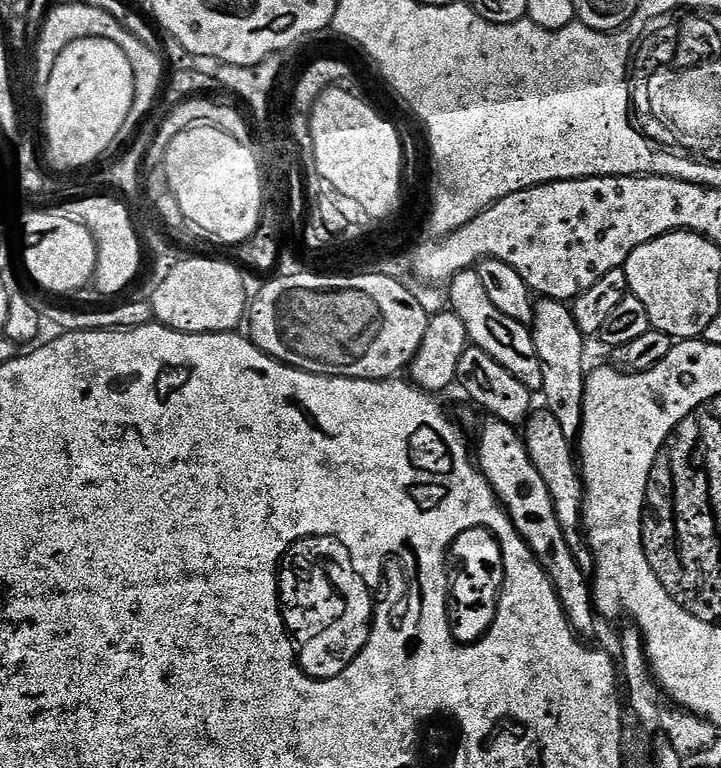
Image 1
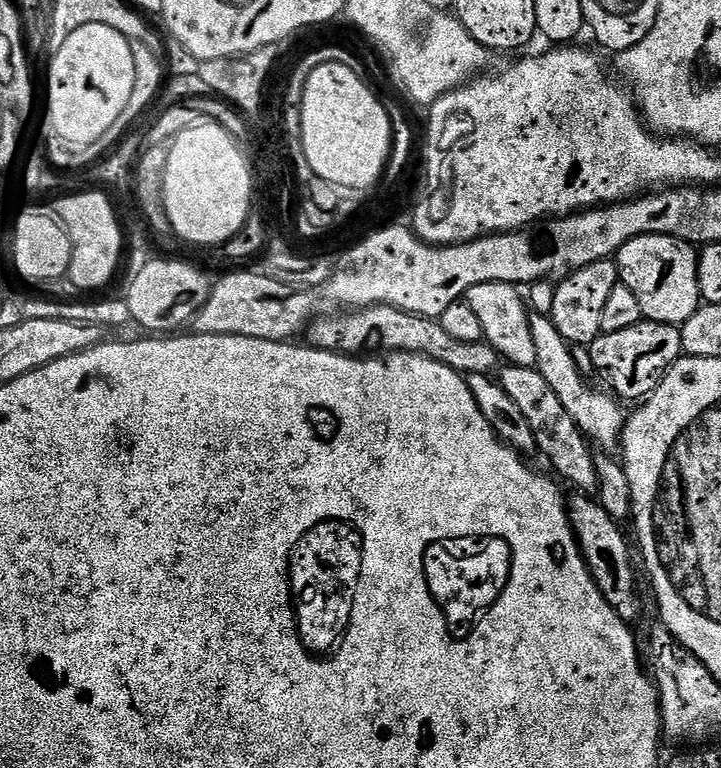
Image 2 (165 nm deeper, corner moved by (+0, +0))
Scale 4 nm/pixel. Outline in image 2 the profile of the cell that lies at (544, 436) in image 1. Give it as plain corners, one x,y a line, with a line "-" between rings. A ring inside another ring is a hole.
576,494
573,497
573,500
571,497
570,503
567,505
568,520
572,524
572,533
576,535
576,541
580,544
580,552
584,555
586,566
590,570
602,598
606,598
610,610
614,610
614,614
618,614
618,618
622,618
622,622
626,622
630,626
635,625
635,620
640,616
640,608
636,605
636,572
632,569
634,552
633,549
632,552
628,549
628,540
624,537
623,530
620,529
623,527
614,518
610,518
610,514
606,514
606,510
602,510
602,506
595,499
584,494

